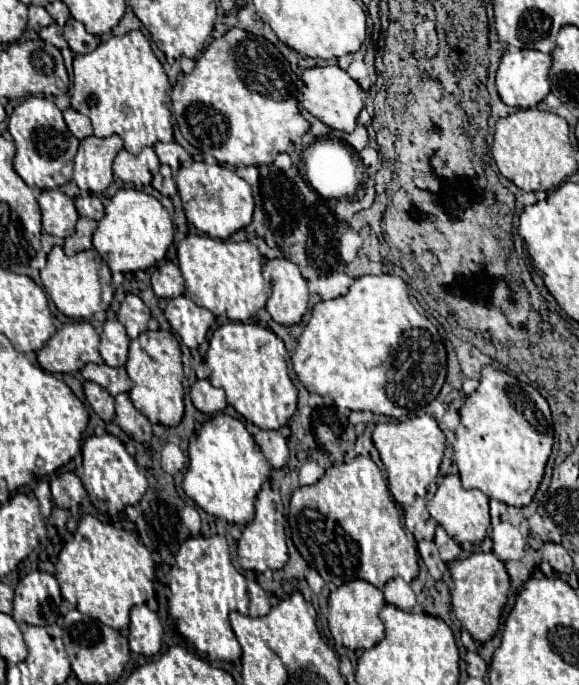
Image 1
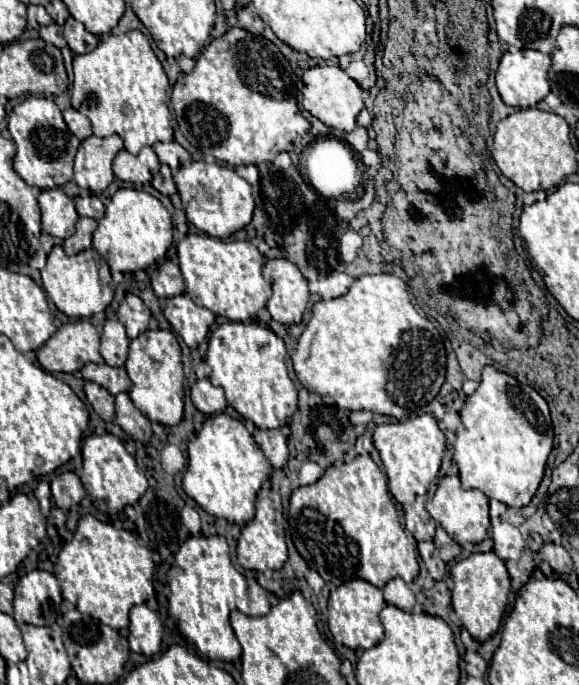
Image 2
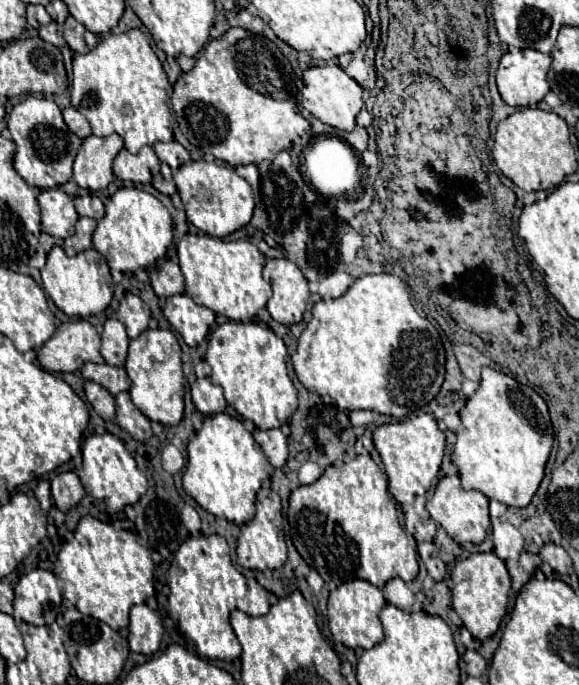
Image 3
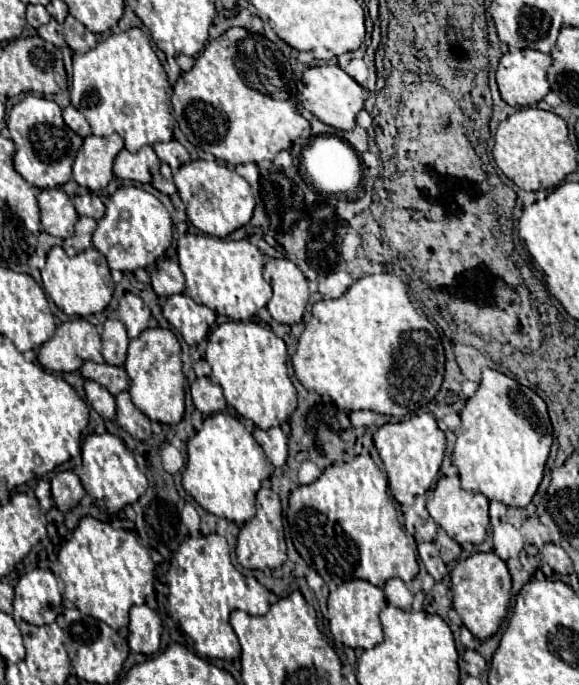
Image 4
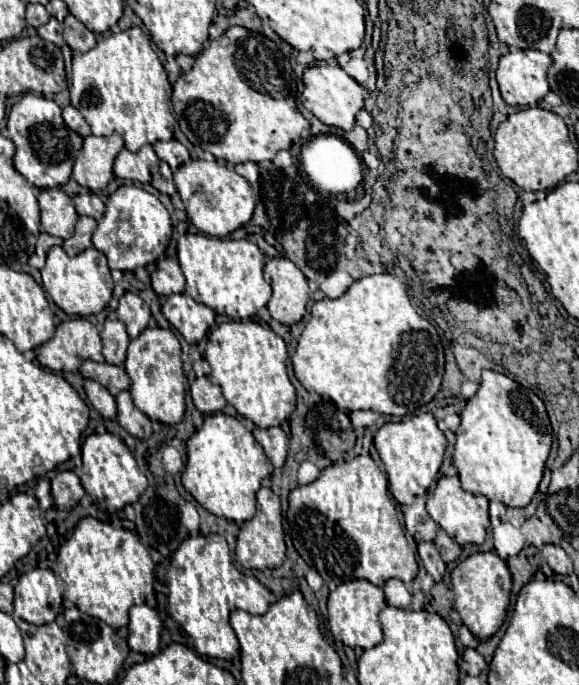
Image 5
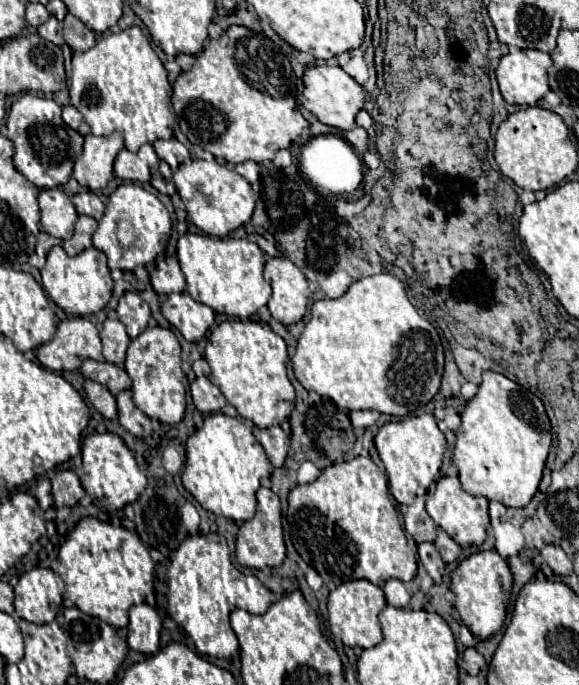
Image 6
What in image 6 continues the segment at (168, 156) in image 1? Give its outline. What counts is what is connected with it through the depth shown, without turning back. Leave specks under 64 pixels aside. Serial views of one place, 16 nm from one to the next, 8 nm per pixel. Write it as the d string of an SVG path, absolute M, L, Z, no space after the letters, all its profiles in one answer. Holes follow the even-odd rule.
M156 140L154 150L164 162L170 164L172 170L176 170L186 158L190 158L188 150L178 140Z

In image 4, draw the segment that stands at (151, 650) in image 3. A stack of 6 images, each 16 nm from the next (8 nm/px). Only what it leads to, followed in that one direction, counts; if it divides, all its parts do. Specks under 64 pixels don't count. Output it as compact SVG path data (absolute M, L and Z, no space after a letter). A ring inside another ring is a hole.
M146 604L132 606L128 630L130 630L130 636L128 636L130 650L146 654L146 656L152 656L158 652L162 620L152 608L148 608Z

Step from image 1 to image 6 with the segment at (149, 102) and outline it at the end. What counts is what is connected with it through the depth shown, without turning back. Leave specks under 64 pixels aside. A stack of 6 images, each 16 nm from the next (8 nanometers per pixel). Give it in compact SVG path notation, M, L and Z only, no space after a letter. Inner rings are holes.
M138 26L98 36L90 50L72 54L72 106L86 118L92 134L108 136L114 130L122 132L130 152L138 152L146 142L172 138L174 116L170 112L170 96L172 86L166 78L166 68Z

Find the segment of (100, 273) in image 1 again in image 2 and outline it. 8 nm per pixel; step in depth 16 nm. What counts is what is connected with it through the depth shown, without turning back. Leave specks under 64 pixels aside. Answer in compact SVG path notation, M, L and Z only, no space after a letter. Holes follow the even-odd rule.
M54 246L48 254L48 262L42 268L42 284L56 308L70 318L90 318L104 312L114 296L114 284L108 264L102 264L102 256L90 248L76 256L66 256L60 246Z

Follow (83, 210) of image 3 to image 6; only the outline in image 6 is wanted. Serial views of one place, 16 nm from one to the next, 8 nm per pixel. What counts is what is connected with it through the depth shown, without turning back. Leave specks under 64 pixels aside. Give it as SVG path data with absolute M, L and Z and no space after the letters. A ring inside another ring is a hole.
M90 190L76 194L76 196L71 198L71 201L76 206L78 214L92 216L96 220L100 220L102 214L104 214L104 203Z

